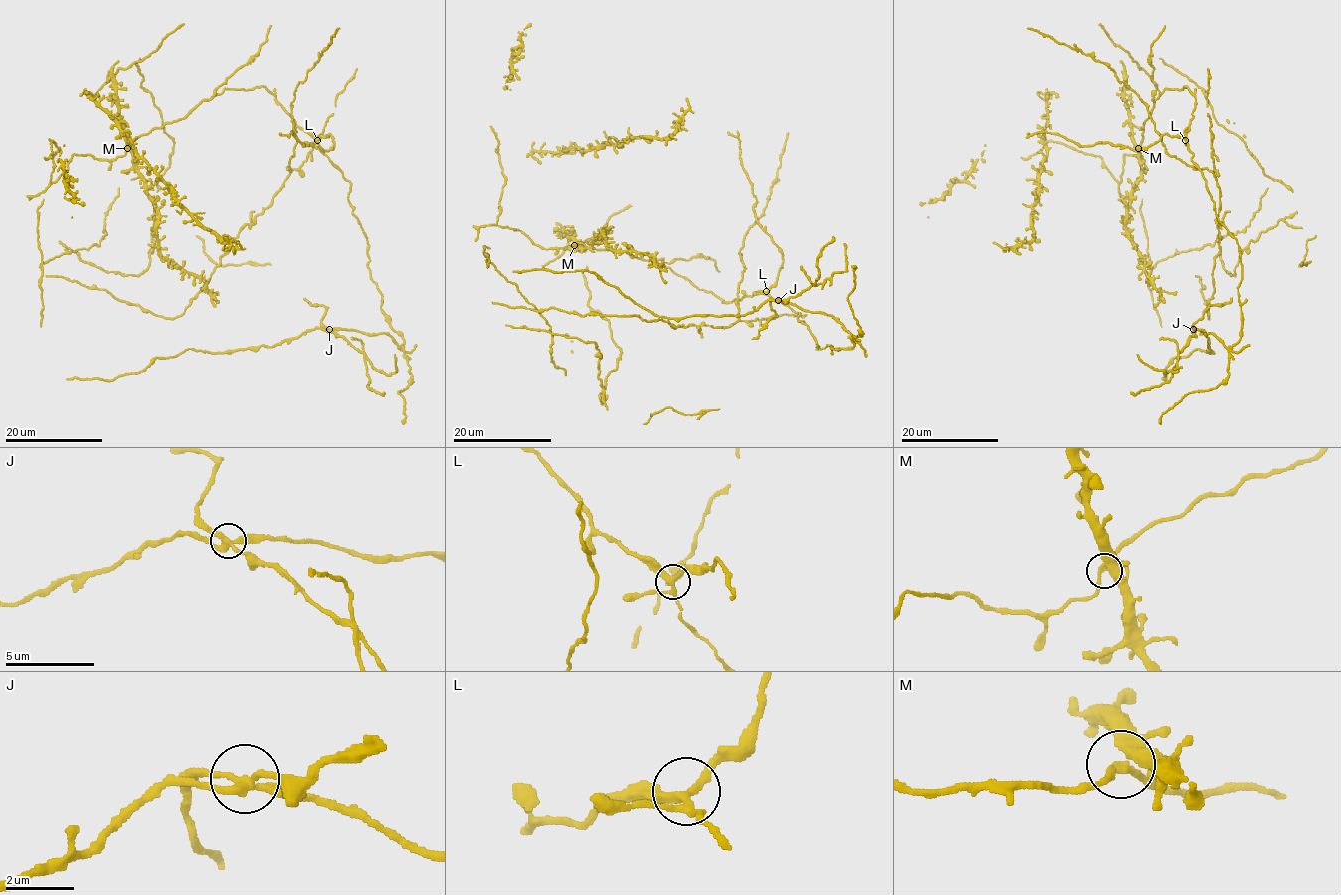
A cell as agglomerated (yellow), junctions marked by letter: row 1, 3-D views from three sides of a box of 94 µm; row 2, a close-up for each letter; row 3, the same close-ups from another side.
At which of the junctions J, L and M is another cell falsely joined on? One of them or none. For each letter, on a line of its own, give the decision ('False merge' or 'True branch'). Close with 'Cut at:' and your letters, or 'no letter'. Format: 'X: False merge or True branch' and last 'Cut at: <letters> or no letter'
J: False merge
L: True branch
M: True branch
Cut at: J

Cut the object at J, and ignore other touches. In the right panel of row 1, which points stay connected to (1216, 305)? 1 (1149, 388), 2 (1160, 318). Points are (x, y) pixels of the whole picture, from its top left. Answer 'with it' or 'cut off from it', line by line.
1: with it
2: cut off from it

